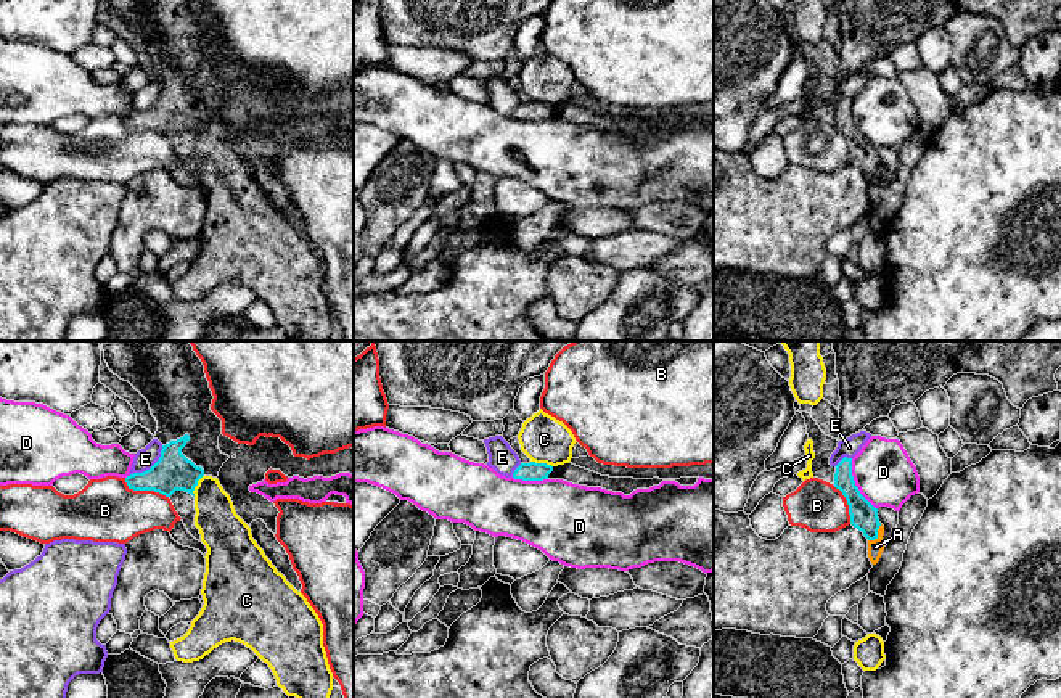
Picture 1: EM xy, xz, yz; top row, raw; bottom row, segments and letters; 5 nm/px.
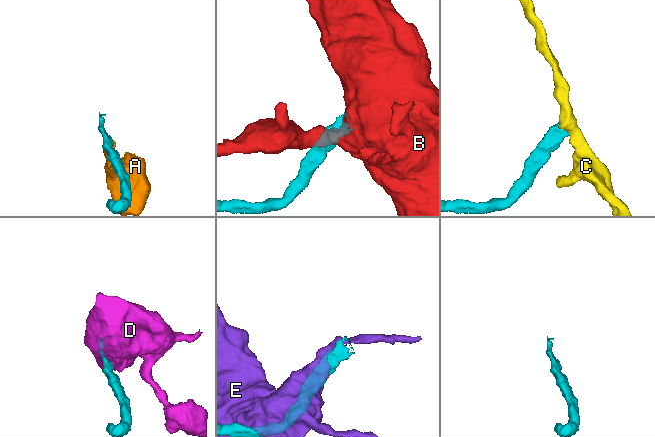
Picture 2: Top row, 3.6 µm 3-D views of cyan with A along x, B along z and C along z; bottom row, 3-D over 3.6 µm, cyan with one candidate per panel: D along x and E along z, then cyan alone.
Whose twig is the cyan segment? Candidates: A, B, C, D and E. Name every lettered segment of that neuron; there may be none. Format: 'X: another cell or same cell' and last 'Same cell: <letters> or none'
A: another cell
B: another cell
C: another cell
D: another cell
E: another cell
Same cell: none

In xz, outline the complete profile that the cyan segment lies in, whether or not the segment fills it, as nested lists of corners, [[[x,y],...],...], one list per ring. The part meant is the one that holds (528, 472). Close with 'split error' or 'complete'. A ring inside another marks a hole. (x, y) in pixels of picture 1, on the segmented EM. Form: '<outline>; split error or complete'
[[[535,462],[521,463],[514,470],[513,478],[522,481],[563,479],[579,486],[601,487],[612,492],[622,492],[624,495],[630,495],[637,489],[649,489],[653,486],[659,486],[662,481],[675,481],[680,486],[694,486],[698,482],[698,478],[680,478],[680,479],[609,478],[576,466],[571,462],[558,466],[551,466],[547,463],[535,463]]]; split error

